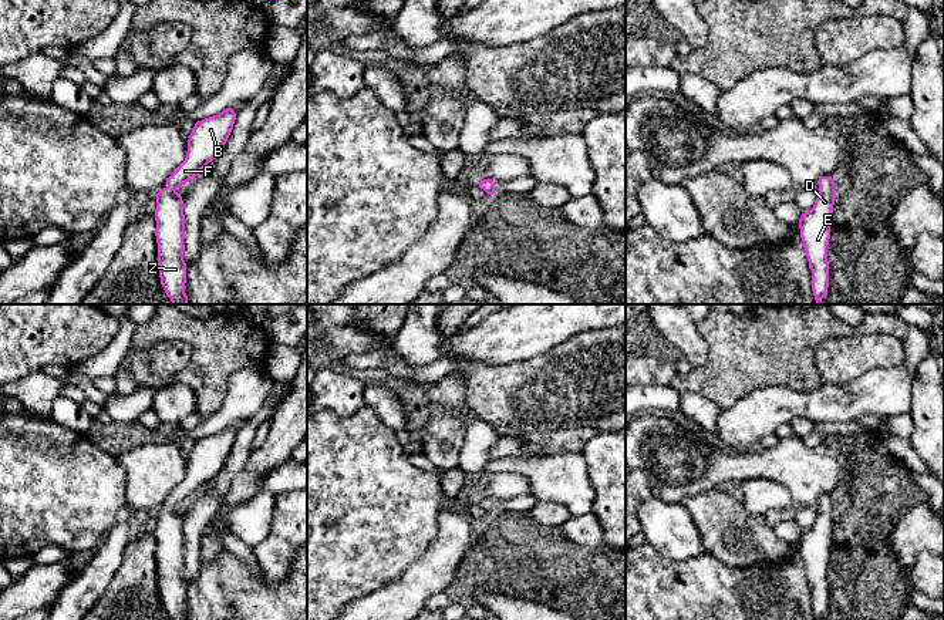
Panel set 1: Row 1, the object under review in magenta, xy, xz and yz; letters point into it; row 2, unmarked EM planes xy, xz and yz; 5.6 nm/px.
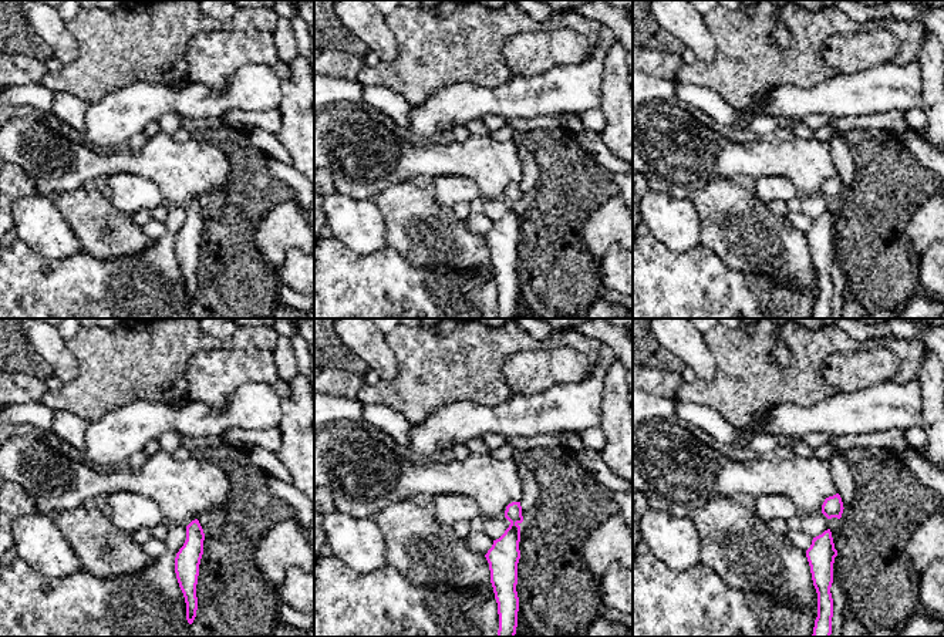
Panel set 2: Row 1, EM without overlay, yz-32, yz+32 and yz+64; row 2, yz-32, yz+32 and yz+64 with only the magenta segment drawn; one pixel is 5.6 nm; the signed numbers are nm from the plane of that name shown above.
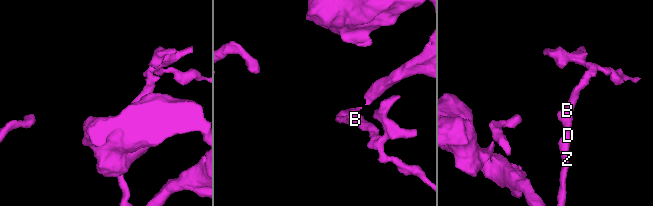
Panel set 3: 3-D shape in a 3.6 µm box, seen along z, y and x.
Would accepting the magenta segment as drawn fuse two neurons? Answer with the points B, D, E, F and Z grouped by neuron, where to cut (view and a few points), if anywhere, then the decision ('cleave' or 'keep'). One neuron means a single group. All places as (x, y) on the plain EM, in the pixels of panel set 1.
B D E F Z; no cut; keep

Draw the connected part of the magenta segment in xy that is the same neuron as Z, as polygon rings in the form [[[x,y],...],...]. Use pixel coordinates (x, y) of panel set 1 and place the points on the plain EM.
[[[229,425],[218,434],[198,439],[188,458],[185,479],[168,496],[168,505],[156,512],[158,587],[161,603],[171,620],[188,620],[183,519],[176,508],[216,478],[233,448],[235,438],[236,431]]]

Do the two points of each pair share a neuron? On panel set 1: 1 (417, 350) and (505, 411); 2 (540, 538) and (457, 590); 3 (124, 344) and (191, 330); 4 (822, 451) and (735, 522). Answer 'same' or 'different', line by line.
1: different
2: same
3: different
4: different

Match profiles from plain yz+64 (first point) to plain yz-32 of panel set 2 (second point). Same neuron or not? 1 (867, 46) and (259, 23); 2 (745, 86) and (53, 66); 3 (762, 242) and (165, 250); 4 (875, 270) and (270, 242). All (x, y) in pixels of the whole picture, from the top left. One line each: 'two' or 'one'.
1: two
2: two
3: two
4: two

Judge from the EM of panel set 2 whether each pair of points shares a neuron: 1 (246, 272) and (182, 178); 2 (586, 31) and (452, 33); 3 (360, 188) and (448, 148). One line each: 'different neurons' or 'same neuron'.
1: different neurons
2: same neuron
3: same neuron

